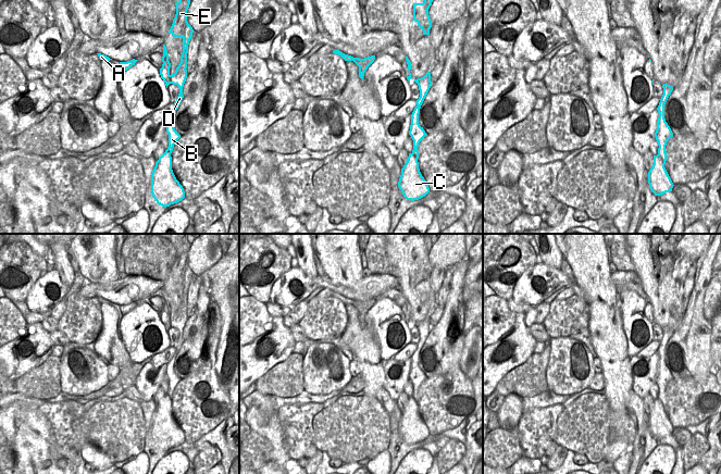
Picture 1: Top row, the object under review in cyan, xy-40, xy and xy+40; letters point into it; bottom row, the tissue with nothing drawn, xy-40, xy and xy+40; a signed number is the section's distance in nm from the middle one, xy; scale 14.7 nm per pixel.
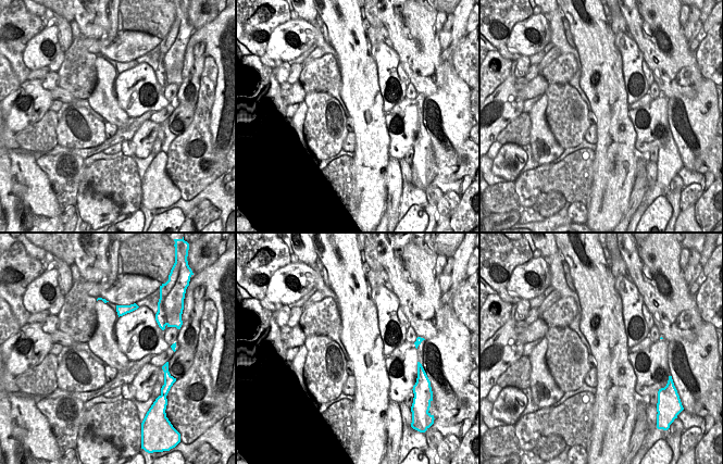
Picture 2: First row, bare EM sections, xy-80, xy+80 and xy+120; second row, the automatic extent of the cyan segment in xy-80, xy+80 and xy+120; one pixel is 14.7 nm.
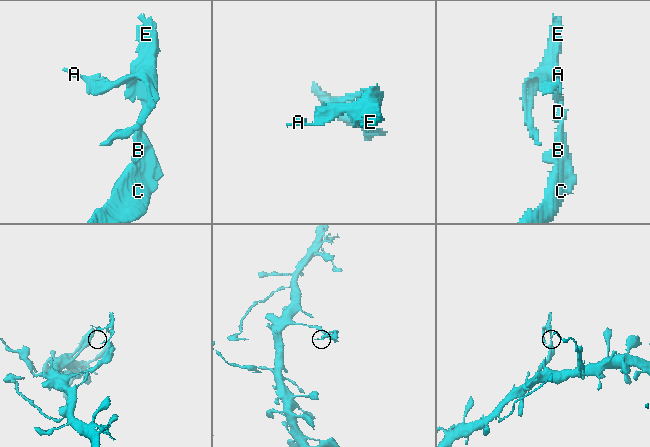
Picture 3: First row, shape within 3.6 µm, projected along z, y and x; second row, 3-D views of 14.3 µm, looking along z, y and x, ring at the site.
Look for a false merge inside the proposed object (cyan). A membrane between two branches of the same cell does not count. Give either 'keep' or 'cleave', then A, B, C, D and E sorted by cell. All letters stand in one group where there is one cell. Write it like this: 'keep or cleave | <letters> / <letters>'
cleave | A D E / B C

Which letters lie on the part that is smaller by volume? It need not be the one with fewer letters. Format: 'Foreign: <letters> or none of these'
Foreign: A, D, E.

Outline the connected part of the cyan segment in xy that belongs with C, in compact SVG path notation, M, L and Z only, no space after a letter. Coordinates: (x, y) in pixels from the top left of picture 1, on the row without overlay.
M414 374L412 378L413 394L409 397L408 403L401 412L401 419L398 425L398 431L407 444L419 444L430 436L428 428L422 420L419 412L419 395L420 385L424 382L422 377Z

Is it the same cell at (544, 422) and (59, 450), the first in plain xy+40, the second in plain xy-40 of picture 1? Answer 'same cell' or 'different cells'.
same cell

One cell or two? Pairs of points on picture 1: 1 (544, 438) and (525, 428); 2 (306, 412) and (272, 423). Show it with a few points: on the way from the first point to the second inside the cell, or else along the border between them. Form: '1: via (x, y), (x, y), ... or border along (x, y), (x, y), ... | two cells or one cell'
1: via (539, 437), (530, 428) | one cell
2: border along (275, 413), (283, 432), (283, 443), (285, 446) | two cells

